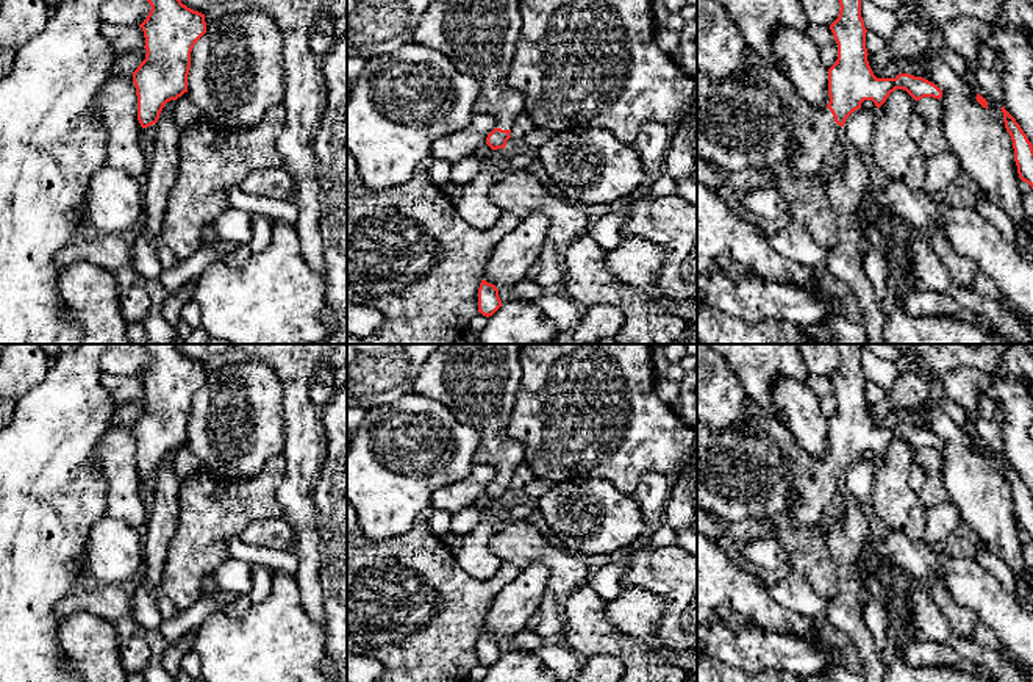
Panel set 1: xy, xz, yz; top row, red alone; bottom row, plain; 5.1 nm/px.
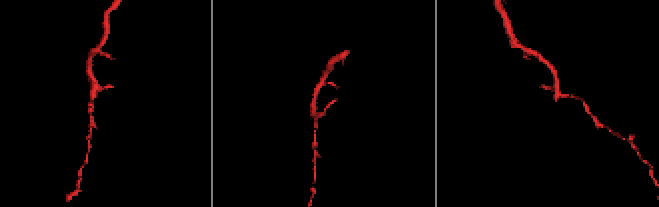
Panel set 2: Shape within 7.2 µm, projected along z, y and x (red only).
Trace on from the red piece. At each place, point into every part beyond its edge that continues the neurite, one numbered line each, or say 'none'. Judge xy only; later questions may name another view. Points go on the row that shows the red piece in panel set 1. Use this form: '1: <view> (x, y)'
1: xy (147, 133)

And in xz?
1: xz (478, 36)

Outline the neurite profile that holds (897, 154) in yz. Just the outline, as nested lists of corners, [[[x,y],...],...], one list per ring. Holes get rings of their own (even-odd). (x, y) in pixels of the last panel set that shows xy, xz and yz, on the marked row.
[[[895,89],[875,109],[870,153],[878,169],[911,191],[920,191],[925,181],[927,156],[910,133],[916,100],[903,89]]]

